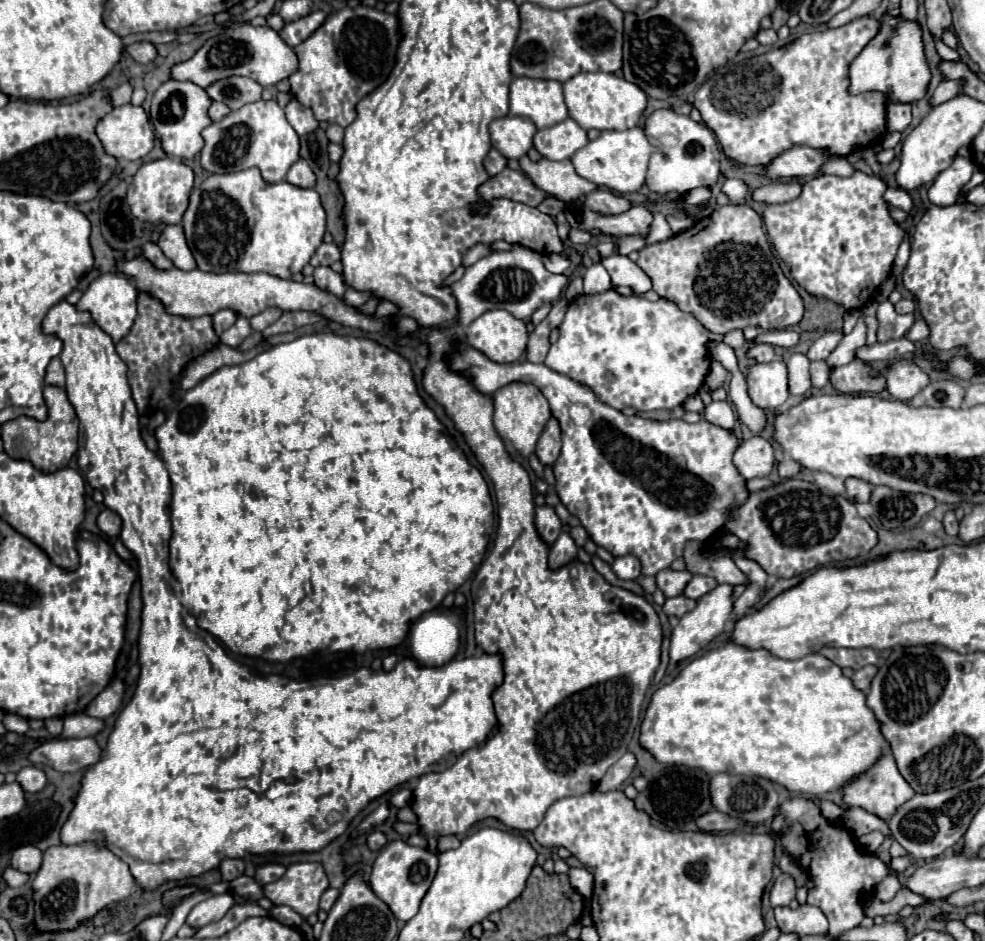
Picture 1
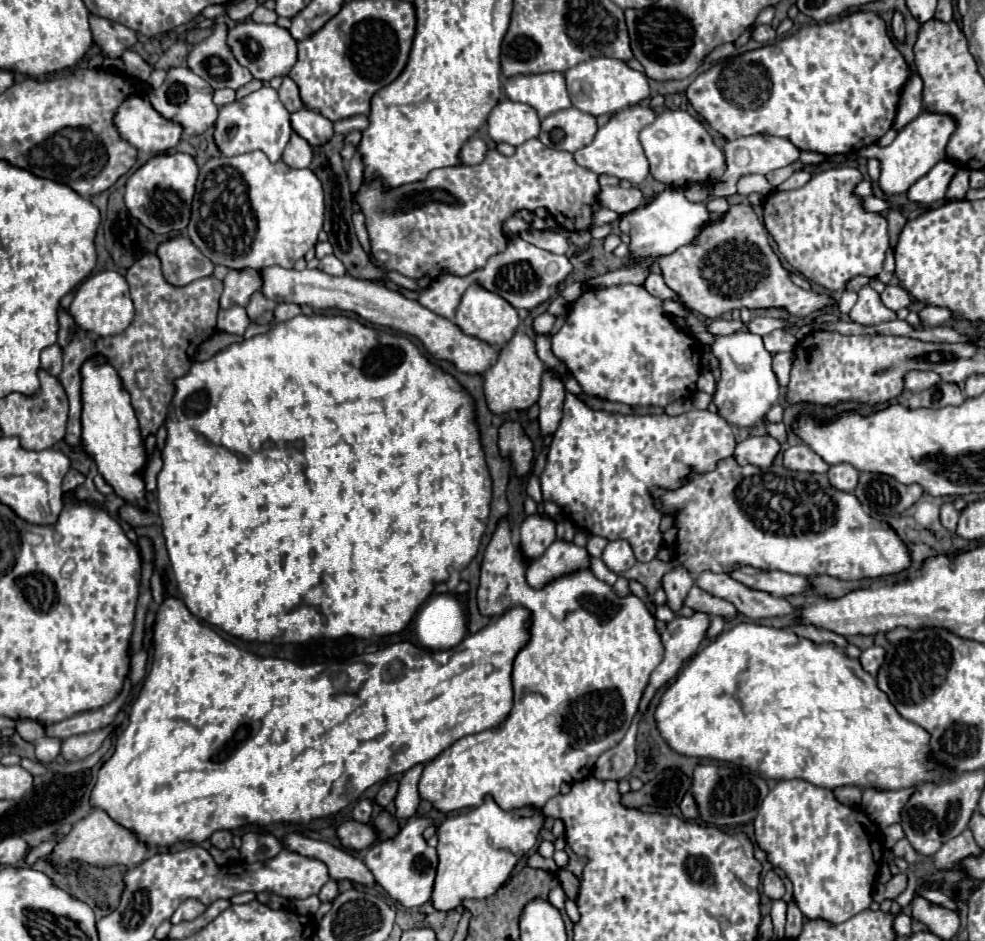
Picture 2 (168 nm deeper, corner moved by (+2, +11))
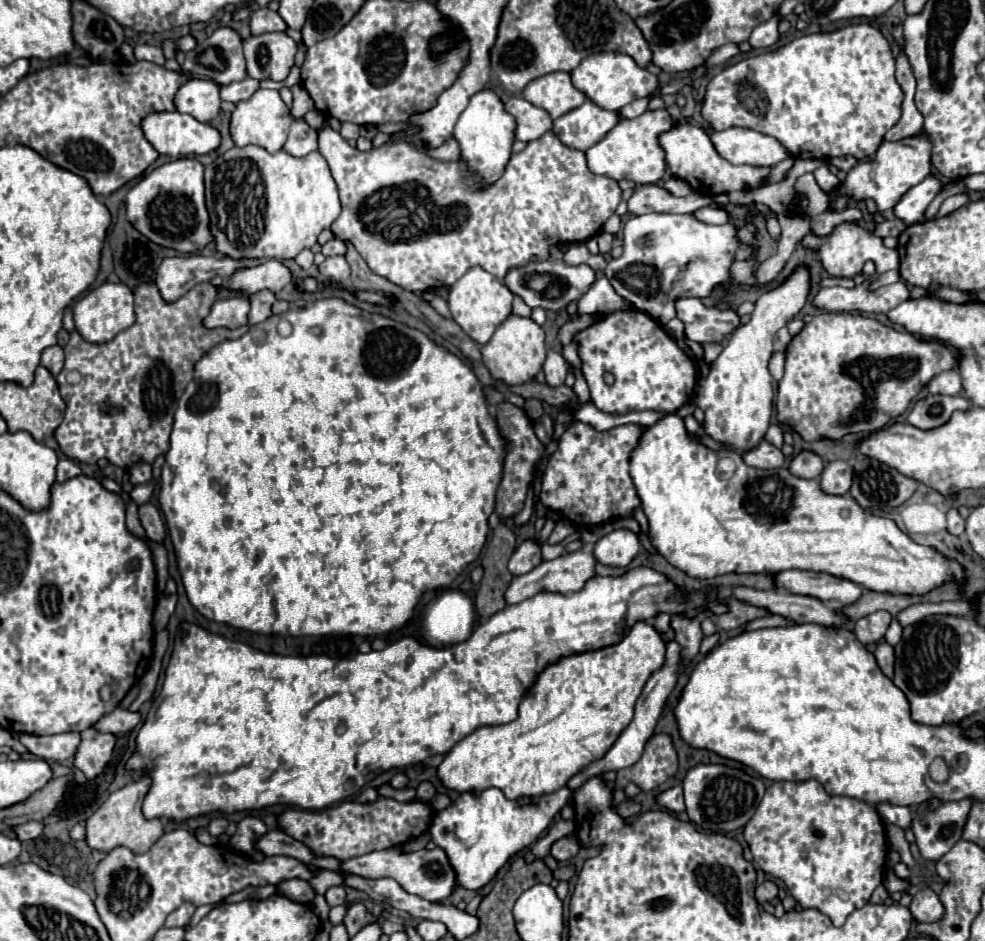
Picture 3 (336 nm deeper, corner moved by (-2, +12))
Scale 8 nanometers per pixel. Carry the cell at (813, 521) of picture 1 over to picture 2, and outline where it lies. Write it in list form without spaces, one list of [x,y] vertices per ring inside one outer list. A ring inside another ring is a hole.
[[[730,456],[720,460],[714,472],[690,472],[688,480],[680,488],[650,488],[650,496],[658,512],[664,516],[674,516],[674,526],[678,528],[676,560],[692,574],[706,570],[730,574],[734,568],[752,566],[760,570],[782,570],[808,578],[828,574],[840,580],[864,580],[900,574],[908,570],[912,562],[908,546],[890,528],[890,524],[868,516],[854,494],[832,488],[826,474],[792,472],[784,466],[740,466]]]

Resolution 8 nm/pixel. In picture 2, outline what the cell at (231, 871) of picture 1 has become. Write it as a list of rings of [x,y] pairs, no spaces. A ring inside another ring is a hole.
[[[218,830],[210,836],[210,842],[216,848],[230,848],[232,846],[232,834],[228,830]]]

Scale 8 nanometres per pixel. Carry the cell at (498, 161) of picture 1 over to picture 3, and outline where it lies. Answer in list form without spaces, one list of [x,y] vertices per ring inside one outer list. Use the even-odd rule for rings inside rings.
[[[452,137],[448,139],[442,147],[436,147],[436,149],[430,149],[428,151],[434,159],[440,159],[440,161],[460,161],[460,145],[458,141]]]

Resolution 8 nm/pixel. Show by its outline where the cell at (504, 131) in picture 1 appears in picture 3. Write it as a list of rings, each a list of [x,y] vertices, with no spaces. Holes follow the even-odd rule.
[[[510,97],[504,103],[504,109],[516,119],[514,137],[518,141],[534,141],[552,129],[550,115],[522,97]]]

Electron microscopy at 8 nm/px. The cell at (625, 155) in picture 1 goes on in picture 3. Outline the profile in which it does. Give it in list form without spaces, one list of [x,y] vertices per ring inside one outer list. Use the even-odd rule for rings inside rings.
[[[656,109],[656,111],[644,111],[642,115],[634,119],[622,119],[614,129],[606,133],[602,141],[598,141],[594,147],[586,151],[586,161],[588,169],[598,175],[612,177],[616,181],[620,179],[630,179],[634,183],[656,183],[662,179],[666,171],[664,155],[658,145],[658,135],[666,129],[672,127],[672,119],[666,109]]]

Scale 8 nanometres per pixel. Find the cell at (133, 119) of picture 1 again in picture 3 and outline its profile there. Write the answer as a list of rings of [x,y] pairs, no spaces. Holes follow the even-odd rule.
[[[160,111],[160,113],[148,113],[140,123],[144,137],[148,143],[160,153],[168,157],[190,157],[190,155],[204,155],[210,153],[220,145],[220,133],[206,125],[196,121],[192,115],[178,113],[178,111]]]

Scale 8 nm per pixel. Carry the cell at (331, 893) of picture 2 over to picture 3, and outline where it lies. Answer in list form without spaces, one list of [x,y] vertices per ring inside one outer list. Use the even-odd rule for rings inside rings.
[[[338,885],[338,887],[330,887],[328,891],[326,891],[326,901],[328,901],[328,905],[330,907],[334,907],[334,905],[344,905],[344,897],[346,897],[346,891],[344,891],[344,887],[342,885]]]

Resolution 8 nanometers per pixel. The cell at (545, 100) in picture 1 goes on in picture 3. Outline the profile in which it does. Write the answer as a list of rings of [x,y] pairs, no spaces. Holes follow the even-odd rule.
[[[562,71],[548,73],[530,81],[524,87],[522,97],[536,107],[546,109],[552,119],[580,107],[586,101],[586,97],[572,85],[570,73]]]

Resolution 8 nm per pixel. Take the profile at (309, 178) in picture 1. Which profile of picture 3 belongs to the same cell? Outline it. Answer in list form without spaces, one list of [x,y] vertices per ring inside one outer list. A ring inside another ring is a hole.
[[[294,121],[288,133],[288,141],[284,145],[284,151],[294,157],[306,157],[308,153],[316,151],[316,131],[306,121]]]

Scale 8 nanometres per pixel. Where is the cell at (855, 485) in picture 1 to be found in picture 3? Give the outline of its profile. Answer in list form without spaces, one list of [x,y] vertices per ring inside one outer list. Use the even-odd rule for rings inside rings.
[[[832,461],[826,465],[820,477],[820,485],[830,495],[846,495],[852,487],[854,469],[848,461]]]

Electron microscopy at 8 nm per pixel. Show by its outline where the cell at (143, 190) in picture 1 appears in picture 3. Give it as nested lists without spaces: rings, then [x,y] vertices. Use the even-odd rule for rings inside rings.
[[[182,157],[164,163],[144,175],[126,195],[126,217],[150,241],[176,249],[180,253],[196,253],[210,243],[208,215],[204,205],[204,167],[194,157]]]

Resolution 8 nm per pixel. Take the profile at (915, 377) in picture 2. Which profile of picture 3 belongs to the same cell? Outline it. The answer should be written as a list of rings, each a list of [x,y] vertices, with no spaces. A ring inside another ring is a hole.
[[[958,369],[942,371],[934,379],[930,379],[930,383],[926,387],[928,387],[928,391],[932,395],[936,395],[936,393],[942,393],[942,395],[958,395],[962,391],[962,377],[960,377]]]

